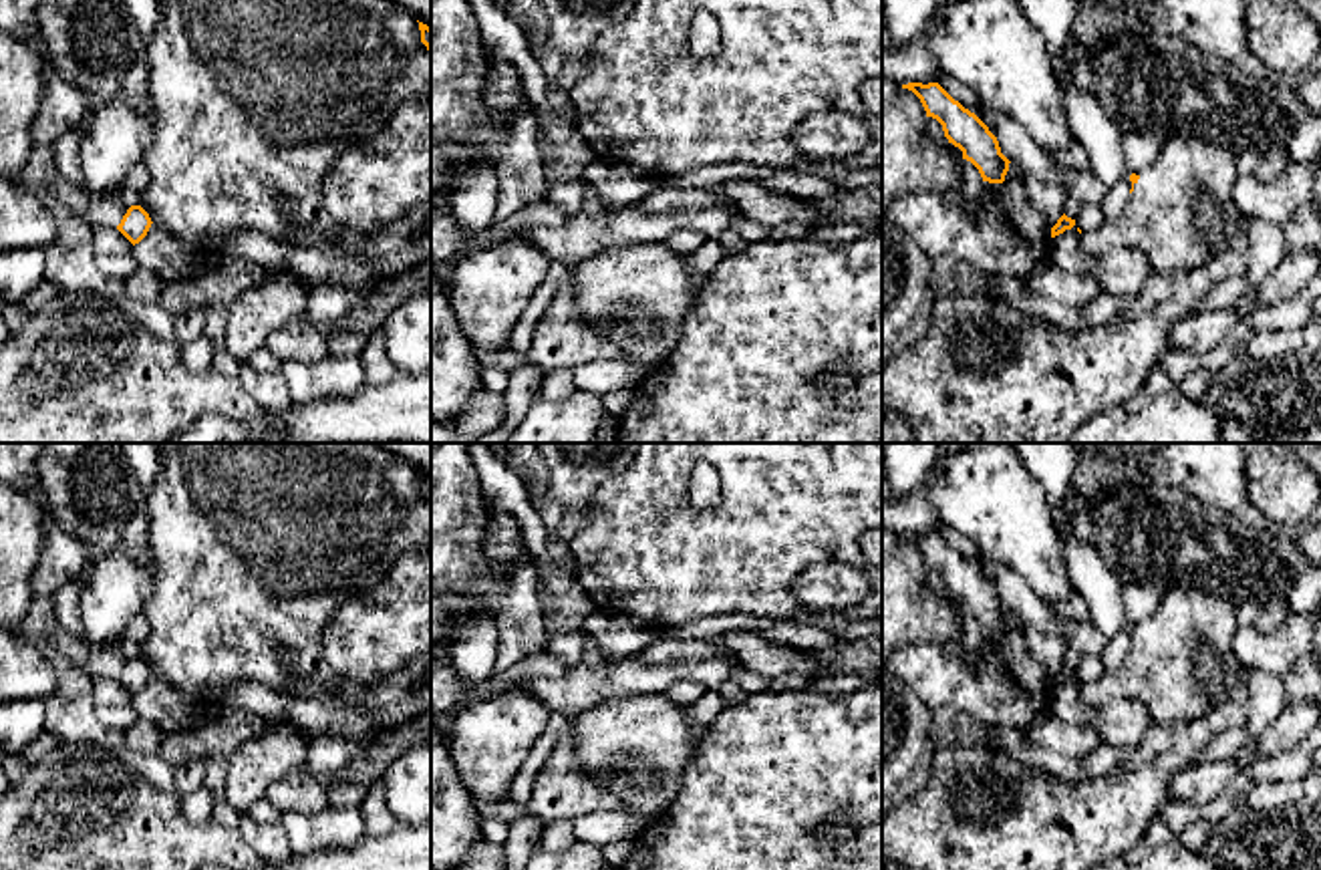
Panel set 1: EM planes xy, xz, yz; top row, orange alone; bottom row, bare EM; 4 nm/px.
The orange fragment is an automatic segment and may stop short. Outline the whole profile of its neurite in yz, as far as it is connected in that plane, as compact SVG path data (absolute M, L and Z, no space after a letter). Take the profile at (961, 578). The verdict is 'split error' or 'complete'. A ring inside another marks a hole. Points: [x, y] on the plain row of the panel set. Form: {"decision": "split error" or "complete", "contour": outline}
{"decision": "complete", "contour": "M908 534L902 540L920 550L926 568L942 576L948 594L963 602L963 610L979 620L983 632L1005 632L1011 612L1001 604L997 588L975 564L955 552L938 534Z"}

